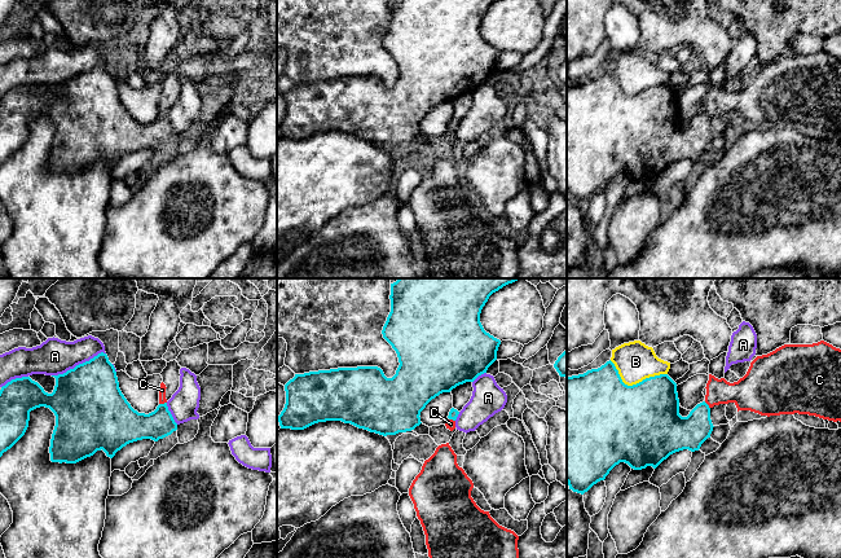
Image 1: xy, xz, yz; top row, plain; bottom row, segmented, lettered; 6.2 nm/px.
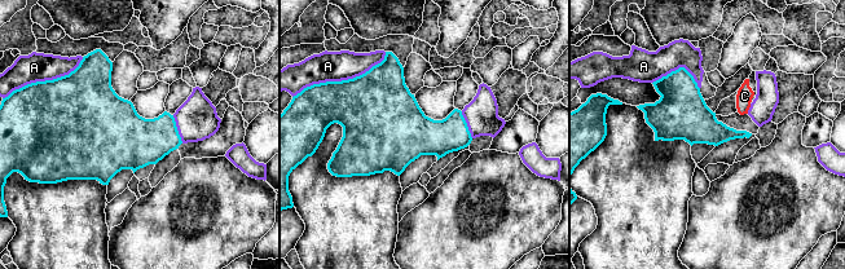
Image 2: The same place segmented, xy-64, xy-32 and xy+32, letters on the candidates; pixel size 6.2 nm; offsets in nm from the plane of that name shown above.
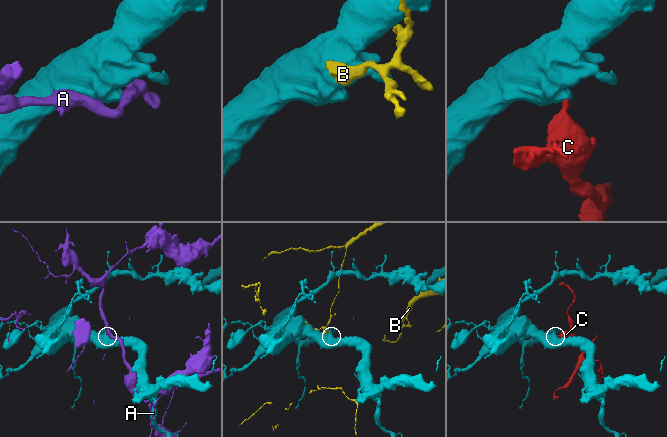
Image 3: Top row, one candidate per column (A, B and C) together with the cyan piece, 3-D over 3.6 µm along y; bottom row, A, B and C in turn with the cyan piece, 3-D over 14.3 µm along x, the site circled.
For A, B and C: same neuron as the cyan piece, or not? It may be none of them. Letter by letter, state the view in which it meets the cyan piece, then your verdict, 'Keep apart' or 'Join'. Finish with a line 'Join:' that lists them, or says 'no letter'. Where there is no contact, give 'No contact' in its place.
A: Touches cyan in xy. Keep apart
B: Touches cyan in yz. Keep apart
C: Touches cyan in xy. Keep apart
Join: no letter

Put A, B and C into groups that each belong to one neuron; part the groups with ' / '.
A / B / C

